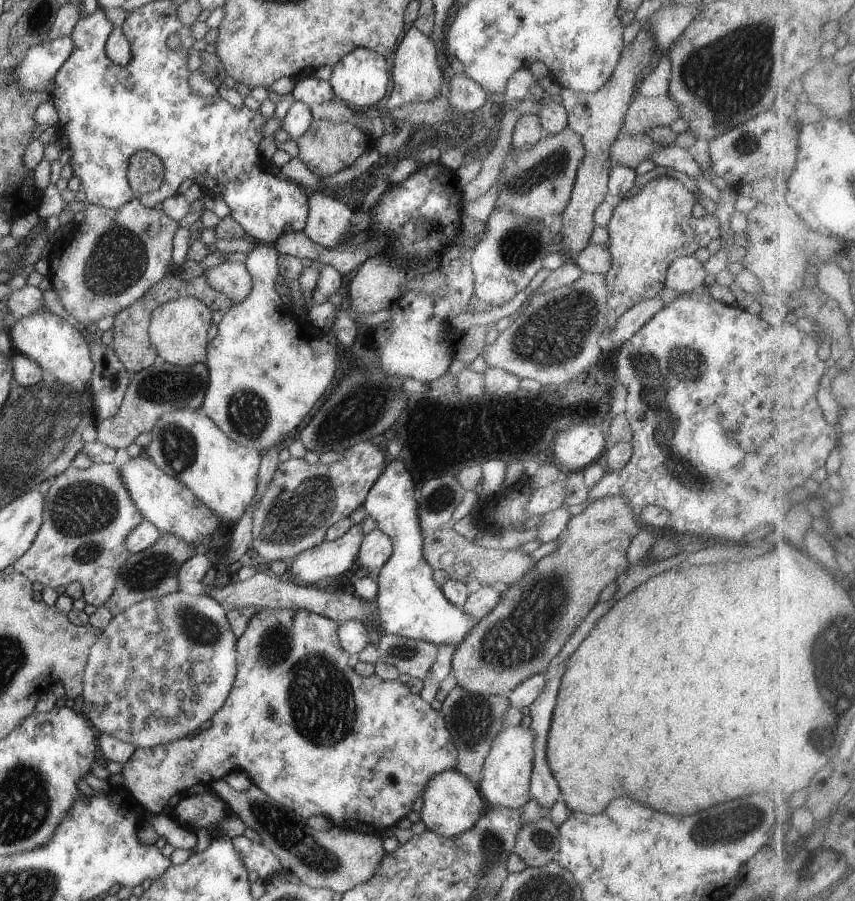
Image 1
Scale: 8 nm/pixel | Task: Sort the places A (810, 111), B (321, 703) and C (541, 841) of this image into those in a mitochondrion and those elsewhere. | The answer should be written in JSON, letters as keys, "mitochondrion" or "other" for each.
{"A":"other","B":"mitochondrion","C":"mitochondrion"}

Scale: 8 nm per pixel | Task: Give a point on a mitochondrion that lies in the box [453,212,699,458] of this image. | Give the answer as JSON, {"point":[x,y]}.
{"point":[556,335]}

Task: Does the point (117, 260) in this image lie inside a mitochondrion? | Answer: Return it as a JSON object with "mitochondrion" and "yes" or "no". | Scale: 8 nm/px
{"mitochondrion":"yes"}

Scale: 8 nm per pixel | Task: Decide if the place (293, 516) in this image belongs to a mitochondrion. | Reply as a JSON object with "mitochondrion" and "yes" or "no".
{"mitochondrion":"yes"}

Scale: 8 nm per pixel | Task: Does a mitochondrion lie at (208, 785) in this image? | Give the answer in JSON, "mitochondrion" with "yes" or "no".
{"mitochondrion":"no"}

